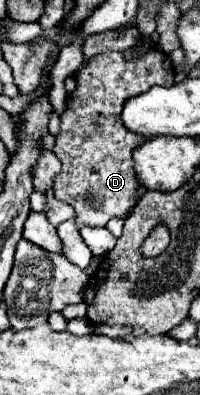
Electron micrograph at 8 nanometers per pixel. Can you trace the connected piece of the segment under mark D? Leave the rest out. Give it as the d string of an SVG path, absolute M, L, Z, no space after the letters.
M156 47L132 61L126 61L120 51L106 51L94 57L76 75L76 89L70 95L68 109L60 115L60 133L56 135L52 149L62 163L52 189L56 199L74 207L74 221L78 229L106 227L106 223L114 217L128 217L136 205L140 183L134 171L132 151L150 141L150 137L128 131L120 121L120 113L128 99L146 93L154 85L174 85L172 61Z

